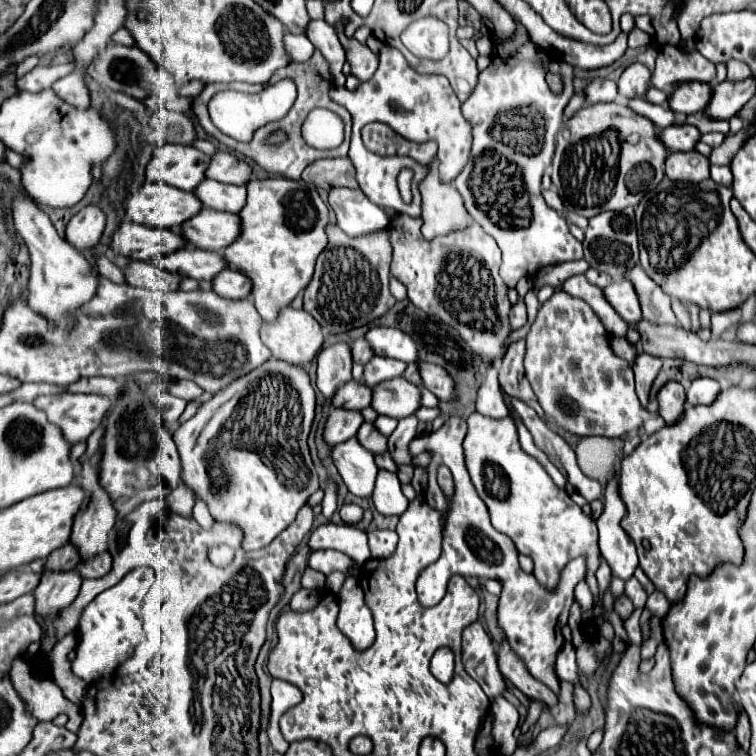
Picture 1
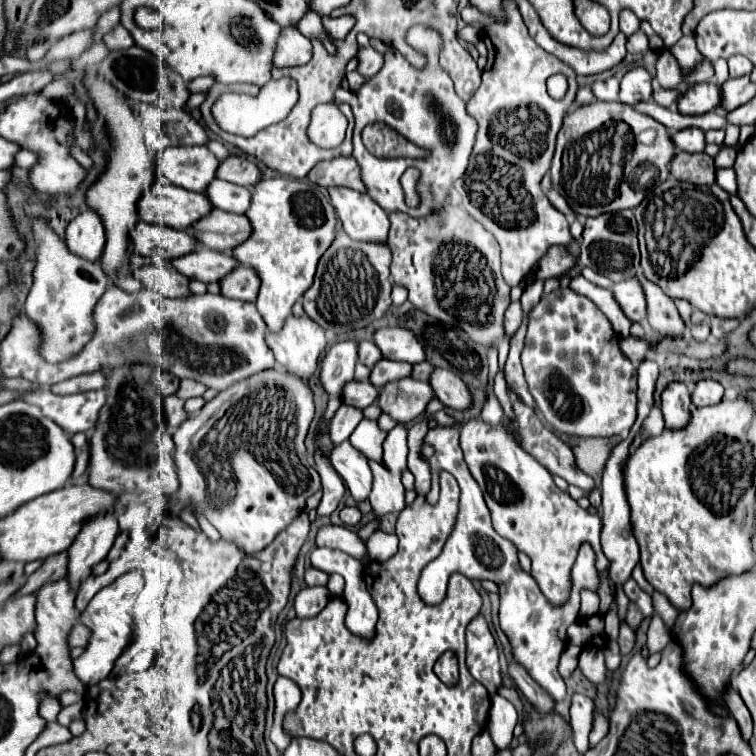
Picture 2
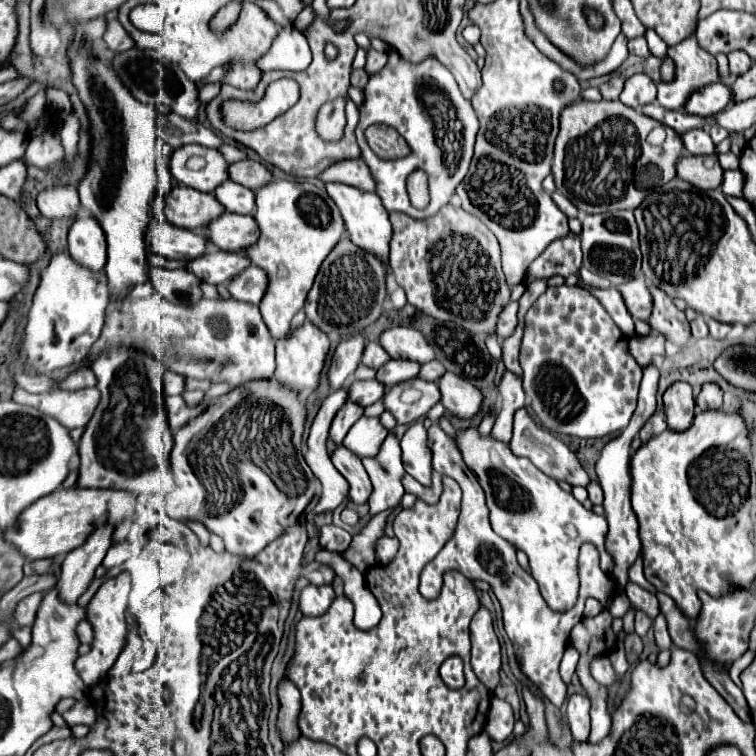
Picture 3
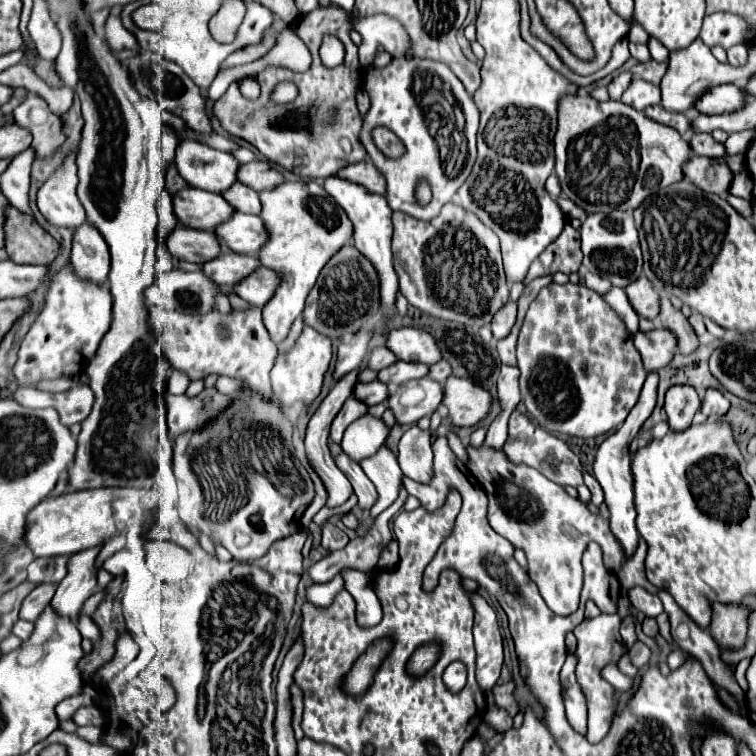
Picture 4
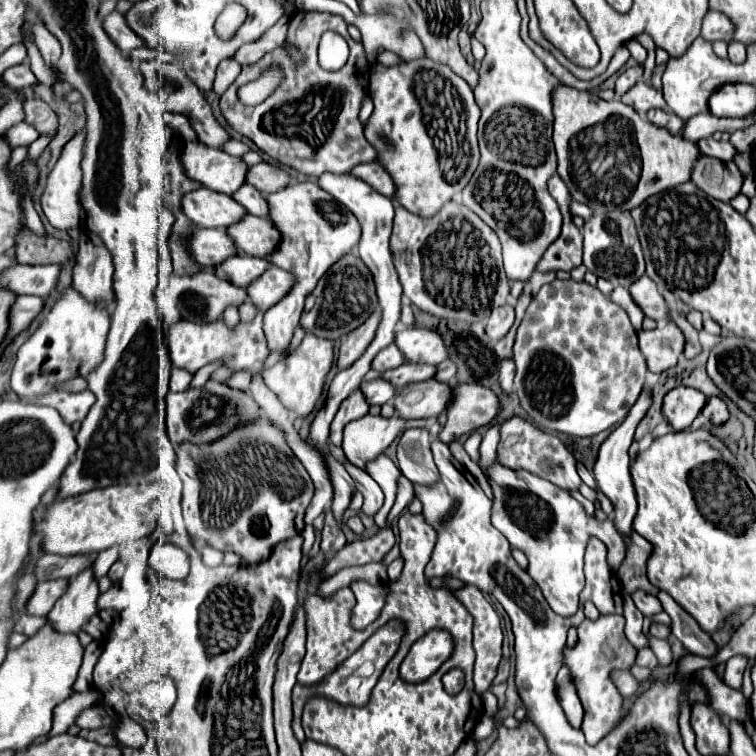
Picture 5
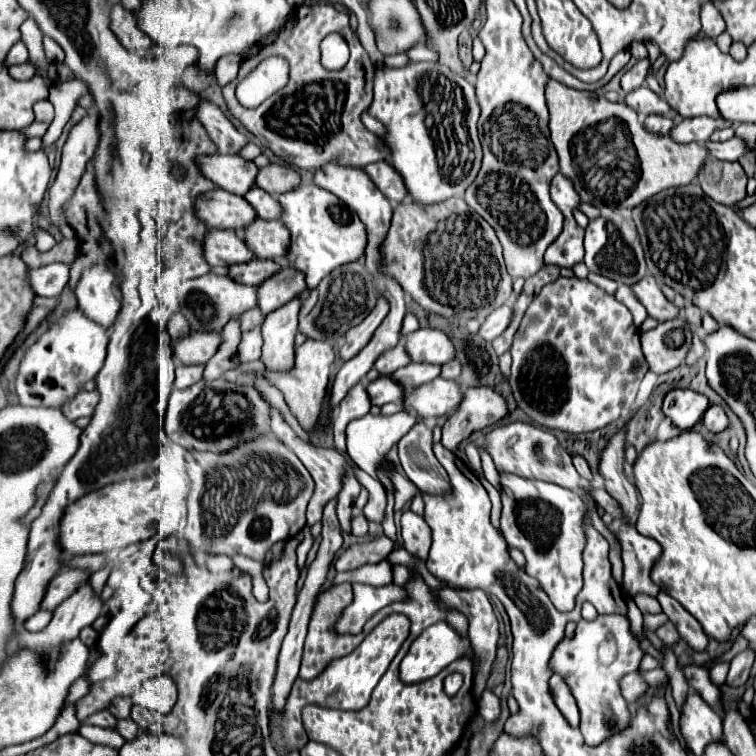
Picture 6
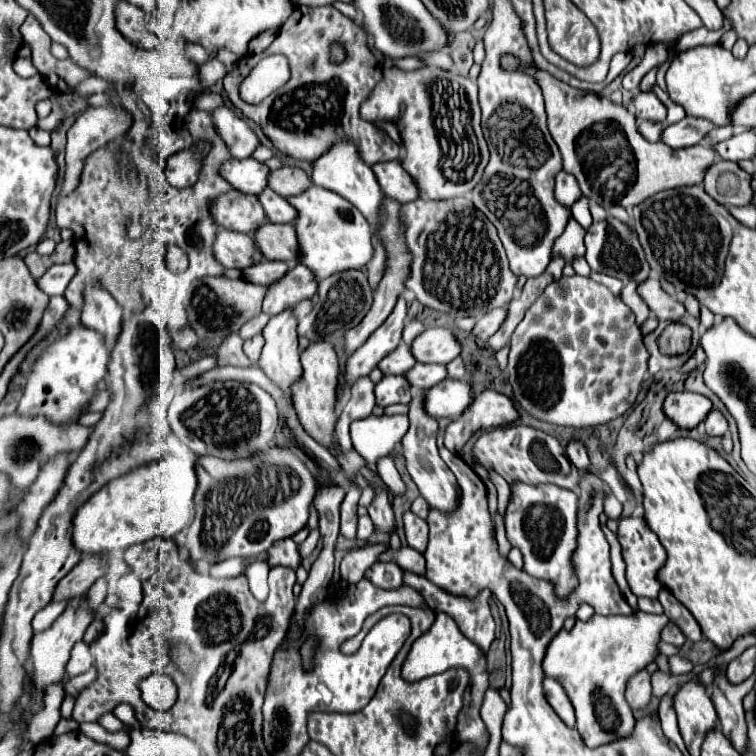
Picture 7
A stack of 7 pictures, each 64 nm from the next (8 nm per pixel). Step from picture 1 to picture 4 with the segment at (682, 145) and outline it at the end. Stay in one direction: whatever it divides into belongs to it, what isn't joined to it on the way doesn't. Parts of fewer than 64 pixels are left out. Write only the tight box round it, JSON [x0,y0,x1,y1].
[692,134,726,158]

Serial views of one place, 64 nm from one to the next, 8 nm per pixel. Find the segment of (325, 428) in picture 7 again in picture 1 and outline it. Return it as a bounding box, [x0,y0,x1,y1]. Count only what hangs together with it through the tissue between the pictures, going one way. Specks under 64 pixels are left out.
[260,306,324,366]

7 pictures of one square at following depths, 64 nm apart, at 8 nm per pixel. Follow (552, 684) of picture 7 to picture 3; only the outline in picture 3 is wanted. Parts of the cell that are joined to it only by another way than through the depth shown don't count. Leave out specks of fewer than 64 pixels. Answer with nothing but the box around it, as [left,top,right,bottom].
[560,648,590,742]

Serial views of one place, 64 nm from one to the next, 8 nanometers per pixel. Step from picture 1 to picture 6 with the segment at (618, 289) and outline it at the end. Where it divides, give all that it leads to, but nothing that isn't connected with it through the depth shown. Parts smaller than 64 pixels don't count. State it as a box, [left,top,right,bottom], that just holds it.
[632,276,680,322]

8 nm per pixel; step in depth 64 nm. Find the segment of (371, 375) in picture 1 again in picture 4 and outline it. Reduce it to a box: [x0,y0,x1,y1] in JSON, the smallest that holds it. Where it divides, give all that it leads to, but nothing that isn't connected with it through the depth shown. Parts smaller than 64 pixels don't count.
[378,362,428,390]

